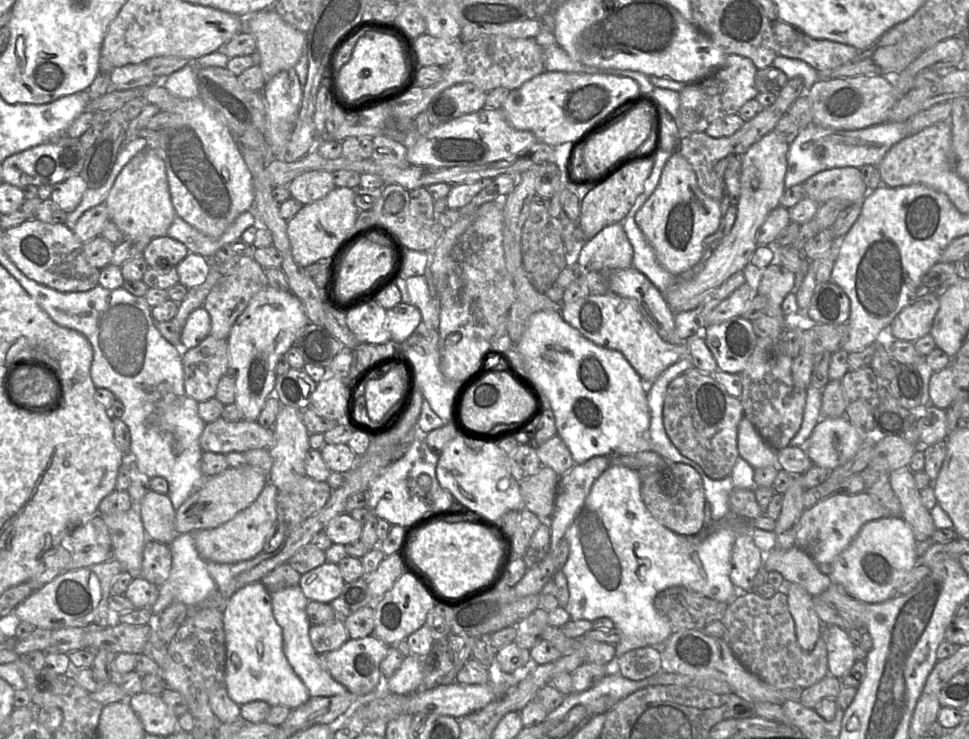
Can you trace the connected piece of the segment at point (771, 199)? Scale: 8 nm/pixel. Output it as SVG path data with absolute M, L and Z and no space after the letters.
M774 131L767 133L742 155L741 190L737 215L730 233L713 251L703 270L694 278L679 278L669 286L663 297L676 314L694 309L705 295L720 286L735 273L743 271L758 247L756 235L767 216L777 208L785 191L784 179L787 170L789 144Z

